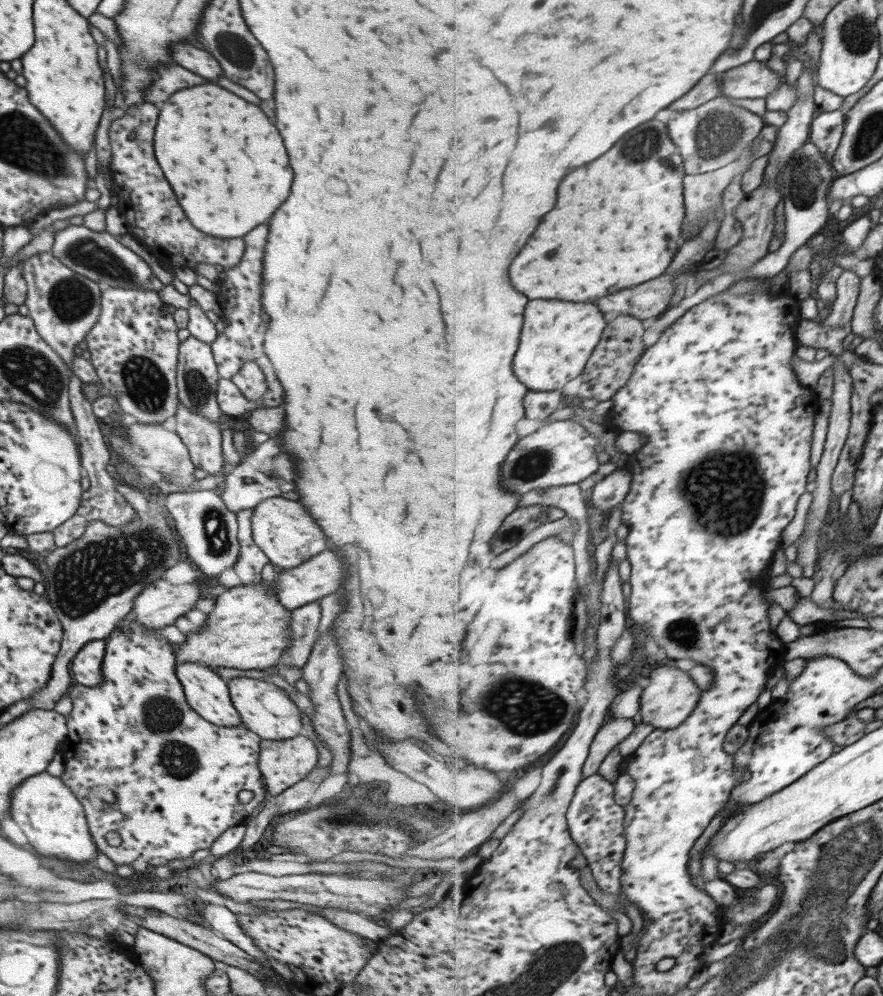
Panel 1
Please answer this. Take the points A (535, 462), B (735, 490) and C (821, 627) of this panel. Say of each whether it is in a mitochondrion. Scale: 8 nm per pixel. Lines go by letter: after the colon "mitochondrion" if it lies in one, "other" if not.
A: mitochondrion
B: mitochondrion
C: other

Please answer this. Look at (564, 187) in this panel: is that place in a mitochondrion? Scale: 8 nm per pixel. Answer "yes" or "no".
no

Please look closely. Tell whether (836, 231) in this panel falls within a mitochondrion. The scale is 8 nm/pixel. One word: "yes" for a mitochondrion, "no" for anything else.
no

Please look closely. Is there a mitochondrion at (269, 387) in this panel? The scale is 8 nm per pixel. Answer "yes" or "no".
no

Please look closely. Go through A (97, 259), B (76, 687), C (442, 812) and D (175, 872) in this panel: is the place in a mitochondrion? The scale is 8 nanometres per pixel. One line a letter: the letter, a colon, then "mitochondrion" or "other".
A: mitochondrion
B: other
C: other
D: other

